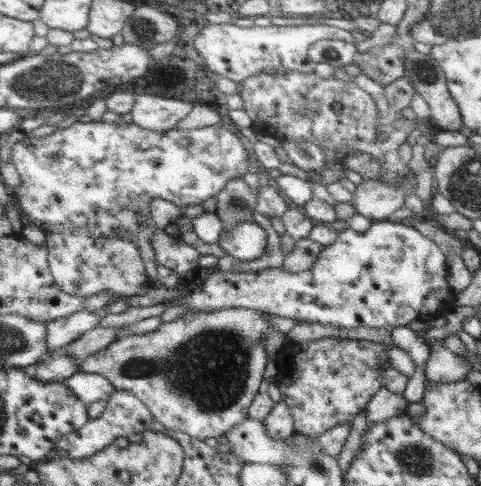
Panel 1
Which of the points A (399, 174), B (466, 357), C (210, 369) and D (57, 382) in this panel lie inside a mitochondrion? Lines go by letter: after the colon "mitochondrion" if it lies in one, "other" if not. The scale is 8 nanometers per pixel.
A: mitochondrion
B: other
C: mitochondrion
D: other

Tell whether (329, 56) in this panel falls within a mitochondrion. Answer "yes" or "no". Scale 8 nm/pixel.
no

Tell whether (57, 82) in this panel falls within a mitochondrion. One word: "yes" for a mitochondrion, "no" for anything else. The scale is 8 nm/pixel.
yes

